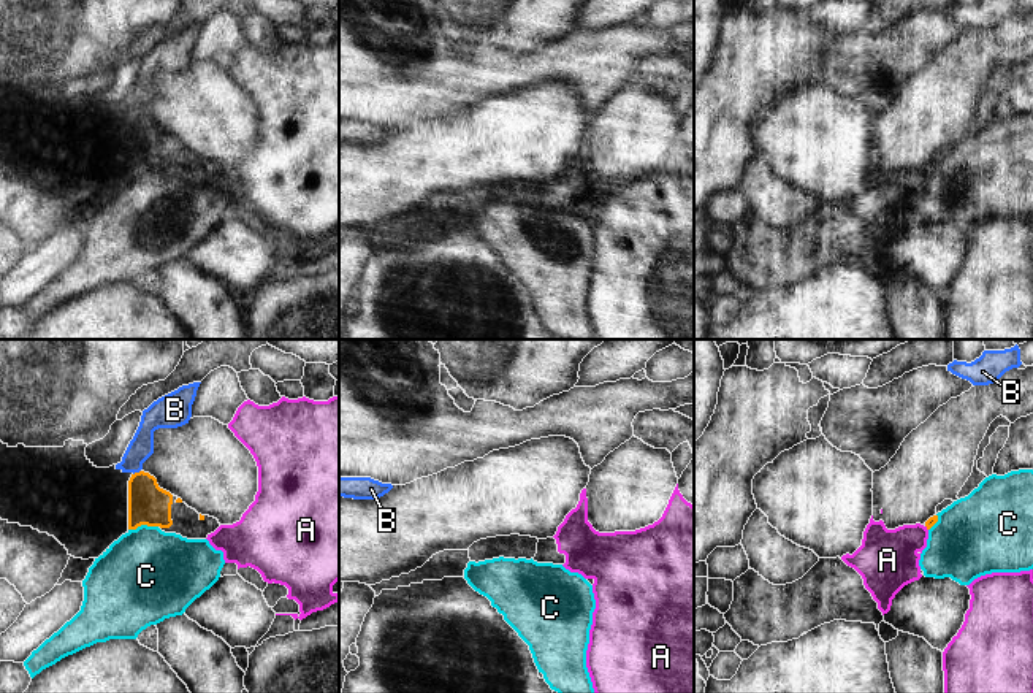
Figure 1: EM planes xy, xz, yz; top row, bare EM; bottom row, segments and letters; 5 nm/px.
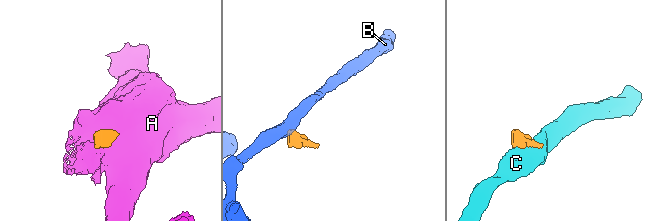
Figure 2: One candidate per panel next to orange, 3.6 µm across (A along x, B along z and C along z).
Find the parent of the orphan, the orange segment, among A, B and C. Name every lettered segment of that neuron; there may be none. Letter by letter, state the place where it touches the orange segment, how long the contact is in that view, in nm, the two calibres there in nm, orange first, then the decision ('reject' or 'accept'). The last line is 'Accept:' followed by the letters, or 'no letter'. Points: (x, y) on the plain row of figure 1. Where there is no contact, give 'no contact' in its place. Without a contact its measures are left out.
A: meets orange in yz at (927, 173); contact 30 nm long; 50 nm thick on the orange side, 300 nm on the other; reject
B: meets orange in xy at (137, 118); contact 50 nm long; 200 nm thick on the orange side, 120 nm on the other; reject
C: meets orange in xy at (143, 168); contact 150 nm long; 200 nm thick on the orange side, 460 nm on the other; accept
Accept: C

